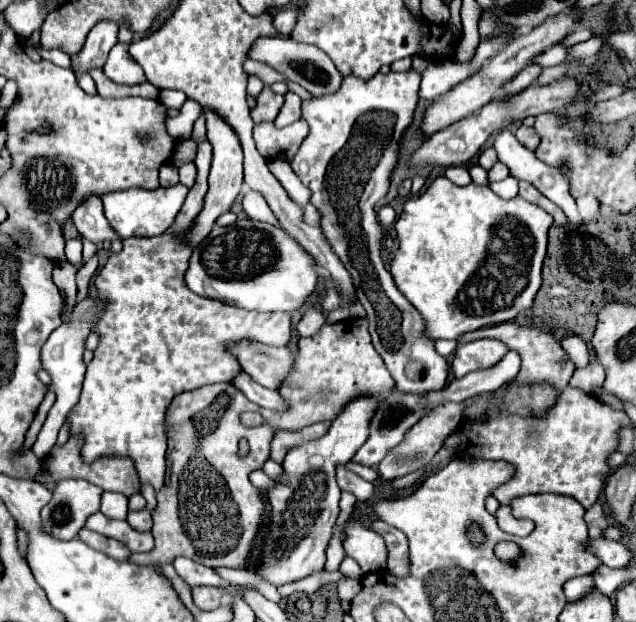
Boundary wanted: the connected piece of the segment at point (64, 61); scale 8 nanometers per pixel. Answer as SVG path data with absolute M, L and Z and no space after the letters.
M39 48L39 54L41 54L41 58L45 58L45 60L53 60L53 64L57 64L57 66L61 66L61 68L71 68L69 66L69 62L71 62L71 58L65 54L65 52L61 52L61 50L41 50Z

